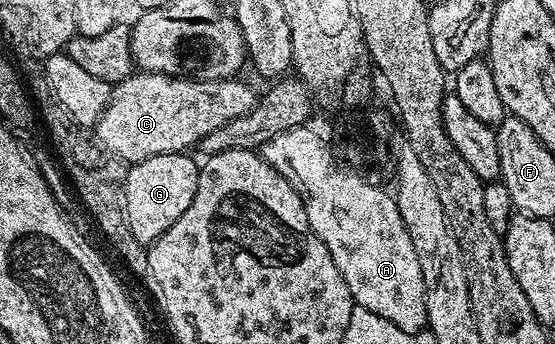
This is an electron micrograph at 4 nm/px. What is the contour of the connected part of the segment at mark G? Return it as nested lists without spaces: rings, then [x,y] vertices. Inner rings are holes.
[[[175,151],[158,157],[146,157],[146,161],[131,164],[123,176],[124,221],[134,240],[143,245],[156,242],[194,201],[198,189],[200,169],[191,154]]]

